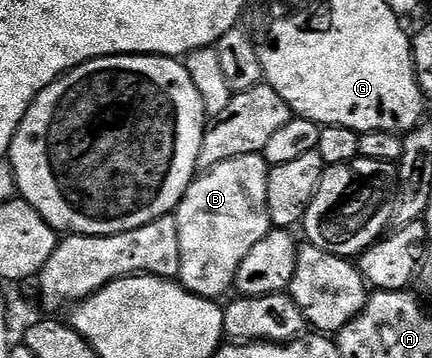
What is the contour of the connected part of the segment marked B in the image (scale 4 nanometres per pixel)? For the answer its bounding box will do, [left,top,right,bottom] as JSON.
[174,153,273,299]

